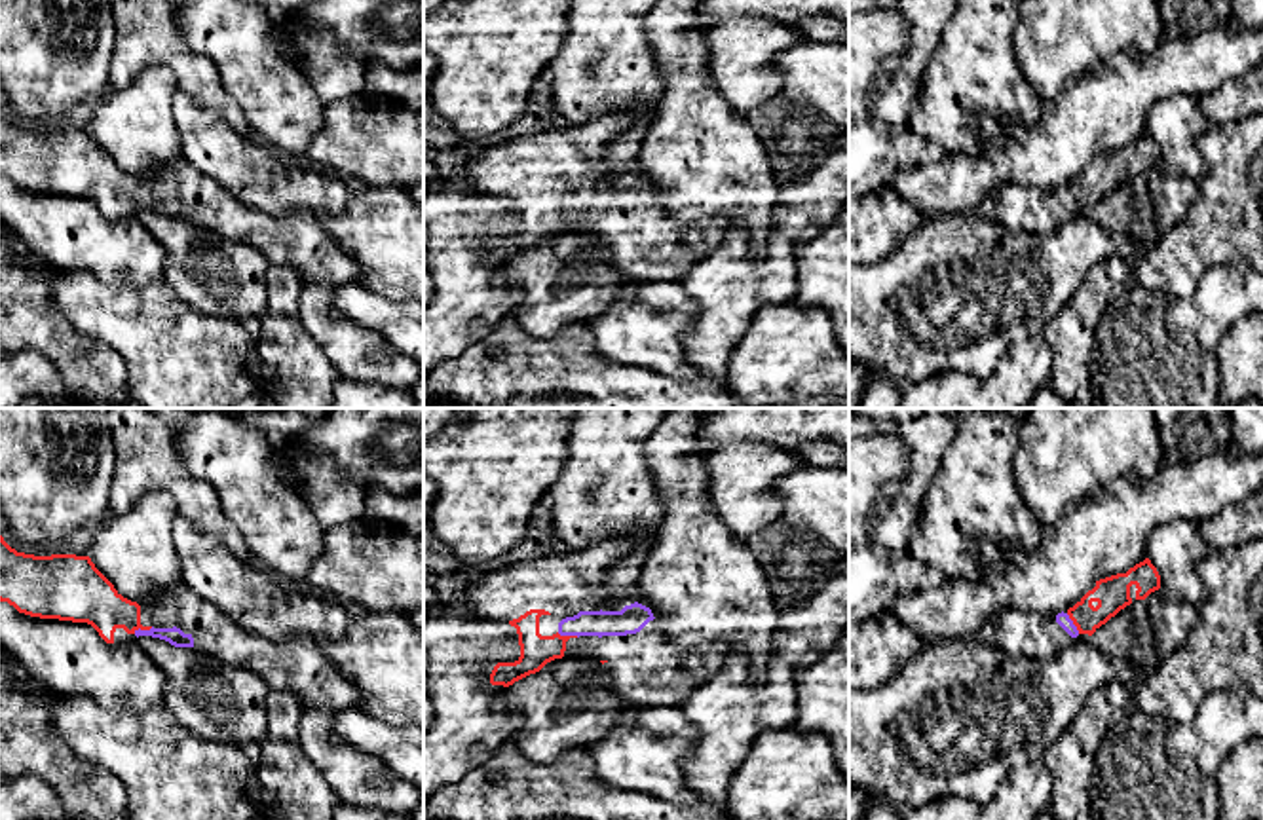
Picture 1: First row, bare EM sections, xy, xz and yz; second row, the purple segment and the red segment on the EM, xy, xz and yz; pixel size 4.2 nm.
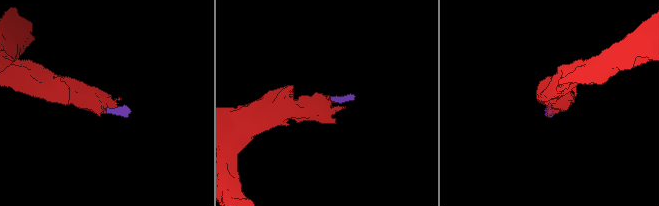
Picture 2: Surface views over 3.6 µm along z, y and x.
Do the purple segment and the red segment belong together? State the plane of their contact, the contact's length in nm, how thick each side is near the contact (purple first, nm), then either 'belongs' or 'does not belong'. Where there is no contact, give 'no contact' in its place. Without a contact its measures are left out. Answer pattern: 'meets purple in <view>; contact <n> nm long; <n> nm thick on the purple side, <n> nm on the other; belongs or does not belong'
meets purple in xy; contact 90 nm long; 80 nm thick on the purple side, 200 nm on the other; belongs

